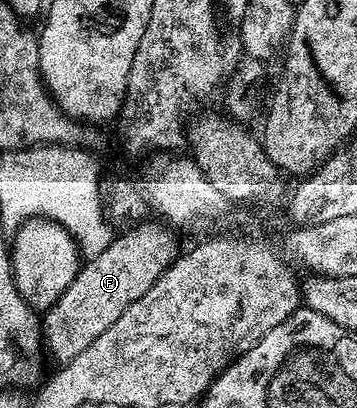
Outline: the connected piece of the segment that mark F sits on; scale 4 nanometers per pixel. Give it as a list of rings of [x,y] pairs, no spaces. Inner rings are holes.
[[[142,222],[132,230],[126,231],[119,238],[111,237],[101,250],[89,259],[90,262],[81,267],[77,276],[64,288],[60,300],[52,304],[49,310],[41,315],[42,336],[48,347],[48,354],[55,358],[55,363],[71,362],[100,332],[112,328],[120,316],[124,316],[124,308],[152,284],[174,262],[180,253],[178,242],[169,225],[158,222]]]

